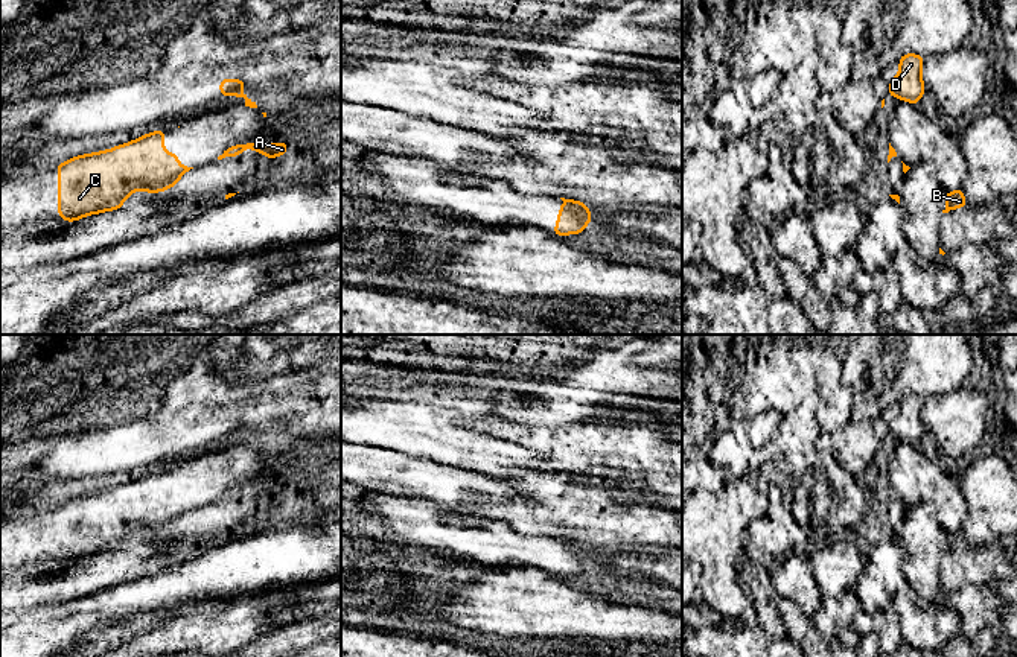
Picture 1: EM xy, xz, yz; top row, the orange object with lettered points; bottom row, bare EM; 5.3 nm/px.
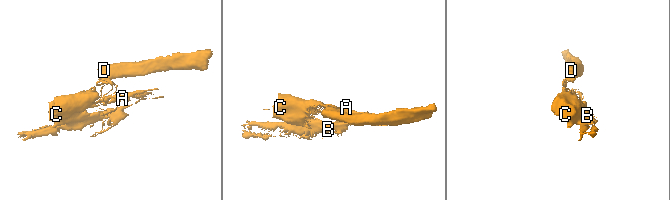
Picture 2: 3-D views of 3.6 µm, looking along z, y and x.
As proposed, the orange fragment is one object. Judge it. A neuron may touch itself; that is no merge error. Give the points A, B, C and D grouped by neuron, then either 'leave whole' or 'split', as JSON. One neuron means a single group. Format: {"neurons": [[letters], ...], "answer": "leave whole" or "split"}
{"neurons": [["A", "B", "C"], ["D"]], "answer": "split"}

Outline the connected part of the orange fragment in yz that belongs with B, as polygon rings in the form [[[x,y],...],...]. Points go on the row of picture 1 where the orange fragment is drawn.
[[[958,189],[955,192],[945,192],[945,202],[947,207],[942,210],[942,213],[948,213],[953,208],[962,208],[968,205],[962,189]]]

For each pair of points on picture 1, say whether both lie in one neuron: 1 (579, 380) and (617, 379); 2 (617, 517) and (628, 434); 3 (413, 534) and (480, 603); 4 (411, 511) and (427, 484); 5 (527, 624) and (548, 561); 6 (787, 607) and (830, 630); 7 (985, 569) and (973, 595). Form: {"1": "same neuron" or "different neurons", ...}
{"1": "same neuron", "2": "different neurons", "3": "different neurons", "4": "different neurons", "5": "different neurons", "6": "different neurons", "7": "different neurons"}

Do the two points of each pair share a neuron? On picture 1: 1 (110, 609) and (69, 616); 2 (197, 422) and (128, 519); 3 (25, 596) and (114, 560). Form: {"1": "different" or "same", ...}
{"1": "same", "2": "different", "3": "same"}

